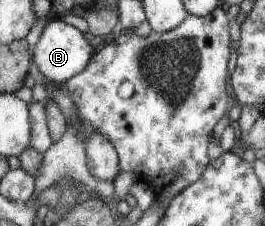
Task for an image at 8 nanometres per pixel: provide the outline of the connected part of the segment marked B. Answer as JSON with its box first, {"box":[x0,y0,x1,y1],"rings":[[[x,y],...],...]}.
{"box":[33,19,95,84],"rings":[[[58,19],[47,23],[41,37],[33,50],[34,63],[40,73],[51,82],[57,84],[70,81],[73,77],[82,73],[88,66],[95,54],[87,37],[73,25],[67,25]]]}

